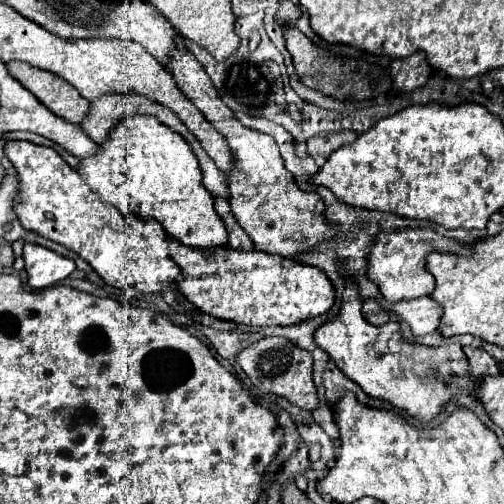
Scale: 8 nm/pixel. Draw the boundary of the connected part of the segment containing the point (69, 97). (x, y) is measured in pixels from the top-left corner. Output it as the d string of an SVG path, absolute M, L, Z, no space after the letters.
M9 61L7 69L55 115L77 125L79 121L83 121L83 117L87 117L91 101L83 99L79 91L67 81L63 81L59 75L31 67L23 61Z

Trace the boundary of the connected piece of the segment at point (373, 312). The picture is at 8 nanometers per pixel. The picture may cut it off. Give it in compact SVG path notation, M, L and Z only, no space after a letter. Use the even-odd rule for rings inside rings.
M367 299L363 303L363 309L361 309L363 317L371 323L371 325L385 325L389 321L389 315L387 311L375 301L375 299Z

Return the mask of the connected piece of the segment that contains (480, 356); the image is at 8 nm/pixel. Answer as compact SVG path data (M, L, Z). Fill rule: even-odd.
M463 347L467 359L469 359L469 367L471 367L471 377L473 379L483 379L487 375L499 375L499 367L497 367L497 361L485 353L485 349L481 347Z

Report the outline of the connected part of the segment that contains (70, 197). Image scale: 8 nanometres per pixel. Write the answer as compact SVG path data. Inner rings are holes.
M11 141L7 143L5 153L19 175L15 213L25 229L33 229L35 233L79 253L111 287L135 287L141 293L163 293L183 277L179 265L169 257L169 237L161 225L157 221L127 217L113 205L105 203L55 149L27 141Z

